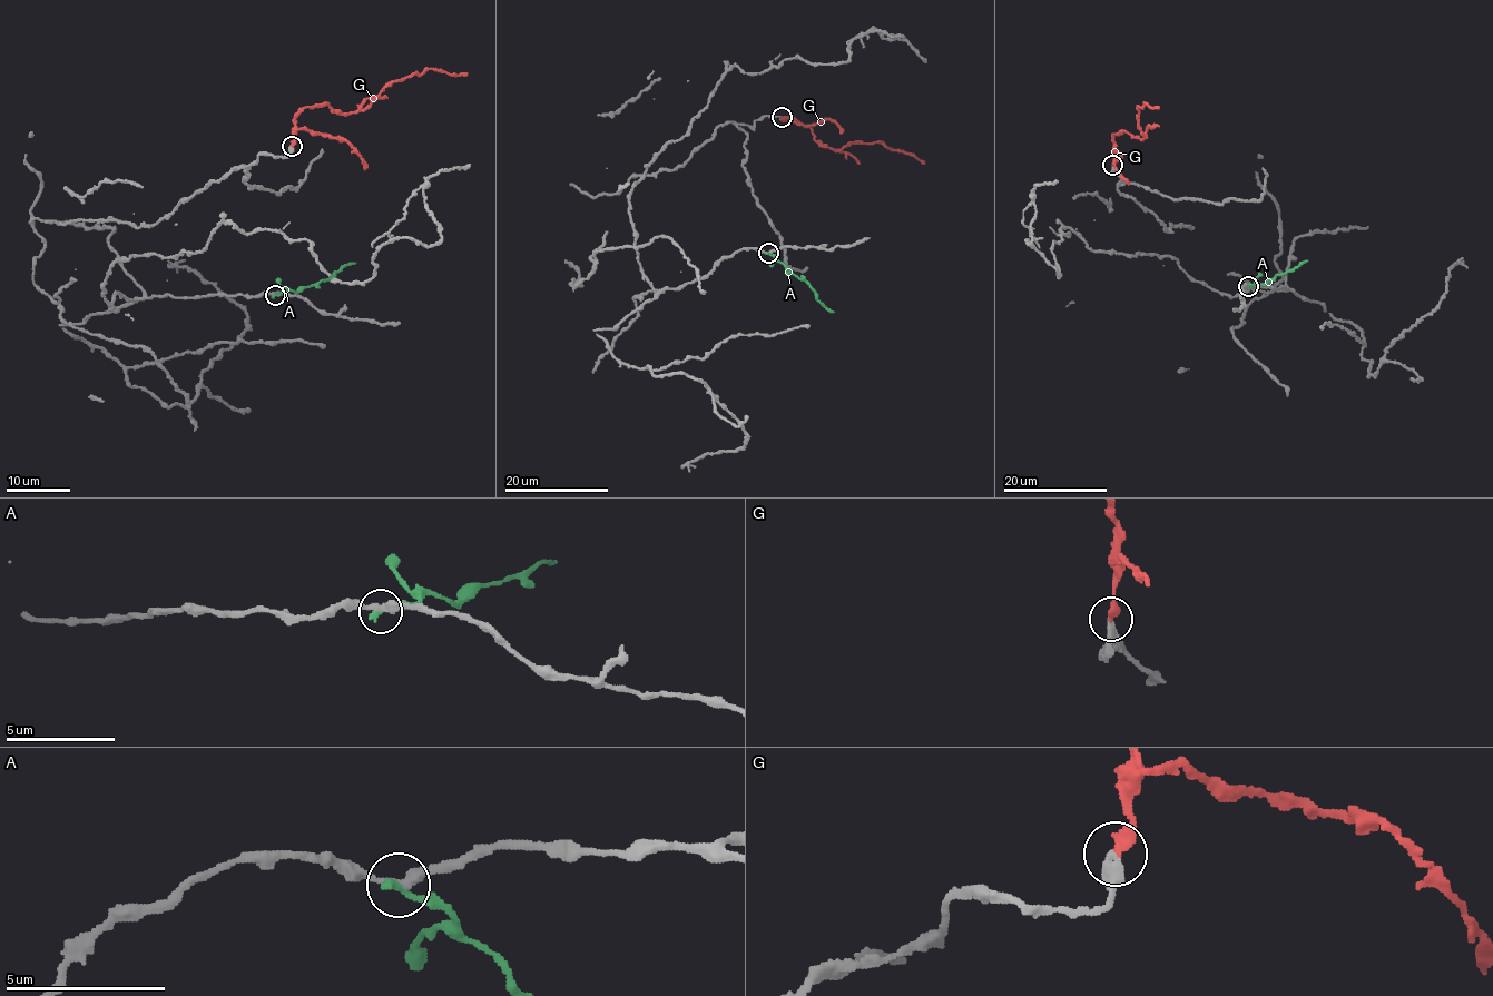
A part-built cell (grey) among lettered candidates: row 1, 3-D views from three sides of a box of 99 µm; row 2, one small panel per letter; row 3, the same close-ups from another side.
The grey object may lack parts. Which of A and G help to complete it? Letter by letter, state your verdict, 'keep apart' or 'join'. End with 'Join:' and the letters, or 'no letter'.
A: keep apart
G: join
Join: G

